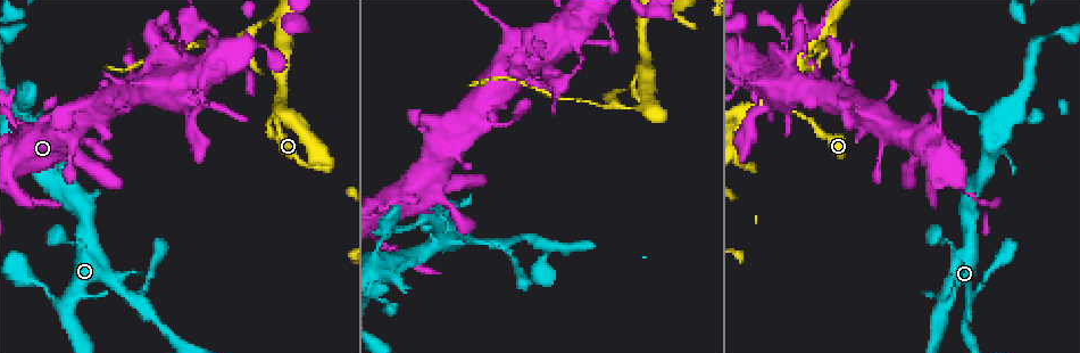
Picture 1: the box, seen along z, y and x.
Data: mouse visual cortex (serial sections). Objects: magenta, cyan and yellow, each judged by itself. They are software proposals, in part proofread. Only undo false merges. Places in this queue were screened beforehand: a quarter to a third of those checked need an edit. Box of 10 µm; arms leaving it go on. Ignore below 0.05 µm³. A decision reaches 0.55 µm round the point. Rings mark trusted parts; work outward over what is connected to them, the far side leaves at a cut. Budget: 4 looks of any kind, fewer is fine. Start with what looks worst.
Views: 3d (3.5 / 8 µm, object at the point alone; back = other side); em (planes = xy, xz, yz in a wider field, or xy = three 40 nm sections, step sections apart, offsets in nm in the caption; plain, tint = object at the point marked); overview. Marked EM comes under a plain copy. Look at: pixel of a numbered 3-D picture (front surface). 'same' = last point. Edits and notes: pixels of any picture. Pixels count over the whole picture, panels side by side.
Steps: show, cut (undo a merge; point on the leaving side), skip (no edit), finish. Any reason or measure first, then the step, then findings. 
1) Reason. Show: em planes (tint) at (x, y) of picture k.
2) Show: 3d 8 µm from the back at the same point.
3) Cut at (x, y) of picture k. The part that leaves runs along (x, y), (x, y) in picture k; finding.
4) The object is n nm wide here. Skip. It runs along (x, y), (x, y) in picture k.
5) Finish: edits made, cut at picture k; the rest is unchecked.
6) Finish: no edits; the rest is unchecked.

Sharp bend. Show: 3d 3.5 µm at (495, 243) of picture 1.

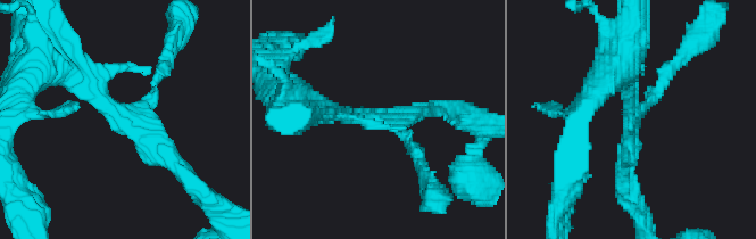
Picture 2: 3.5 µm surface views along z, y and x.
Show: em xy step 2 (tint) at (127, 120) of picture 2.

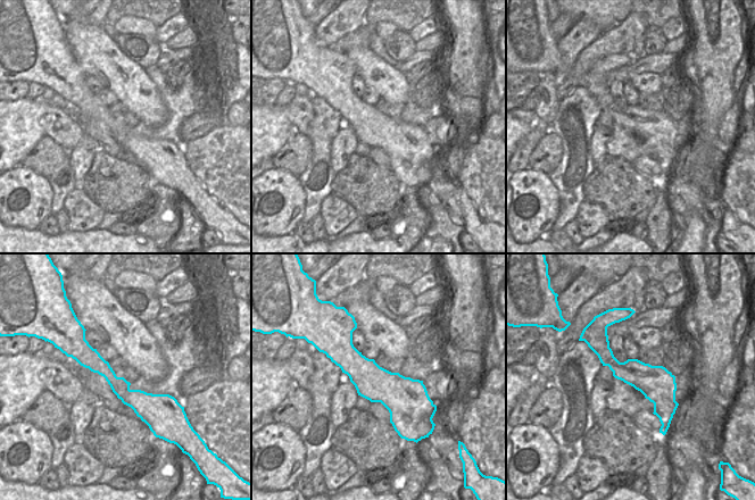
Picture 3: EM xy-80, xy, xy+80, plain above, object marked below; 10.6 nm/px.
The object is 400 nm wide here. Skip. It runs along (82, 357), (132, 398), (166, 405) in picture 3; one cell here.

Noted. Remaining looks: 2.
Three arms meet. Show: 3d 3.5 µm at (430, 216) of picture 1.

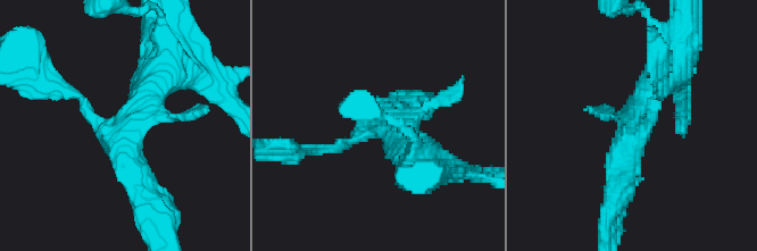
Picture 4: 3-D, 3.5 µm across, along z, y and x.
Need the tissue. Show: em planes (tint) at (375, 123) of picture 4.

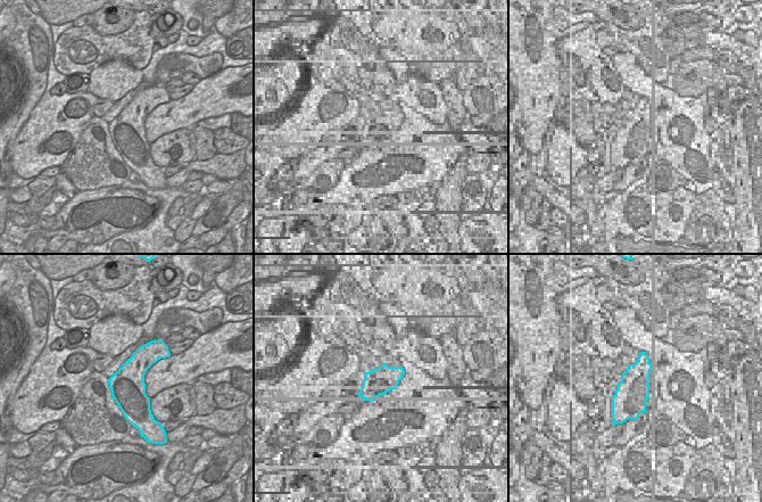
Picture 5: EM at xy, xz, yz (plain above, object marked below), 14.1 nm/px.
Skip. It runs along (668, 68), (633, 117), (620, 197) in picture 4; one cell here.

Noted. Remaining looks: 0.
Finish: no edits; the rest is unchecked.

